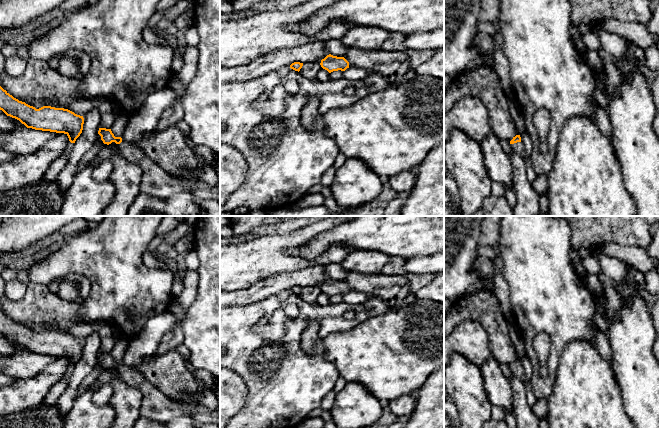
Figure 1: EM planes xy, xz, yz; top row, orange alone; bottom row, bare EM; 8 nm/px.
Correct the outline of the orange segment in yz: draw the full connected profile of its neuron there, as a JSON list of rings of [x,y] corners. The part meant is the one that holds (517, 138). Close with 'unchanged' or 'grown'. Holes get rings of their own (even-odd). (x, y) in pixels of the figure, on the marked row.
[[[516,135],[515,137],[513,137],[513,139],[510,141],[510,145],[511,145],[511,150],[513,152],[524,157],[525,148],[524,148],[523,143],[521,142],[520,135]]]; grown

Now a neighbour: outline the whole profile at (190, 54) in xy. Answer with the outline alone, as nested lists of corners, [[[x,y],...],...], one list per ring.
[[[186,45],[182,50],[183,66],[178,73],[173,76],[182,84],[189,84],[196,75],[199,59],[197,46]]]

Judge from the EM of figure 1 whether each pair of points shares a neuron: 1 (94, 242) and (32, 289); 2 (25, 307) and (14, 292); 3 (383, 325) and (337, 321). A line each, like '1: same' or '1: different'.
1: different
2: different
3: different

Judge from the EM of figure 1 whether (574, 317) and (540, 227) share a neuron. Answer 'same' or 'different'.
same

